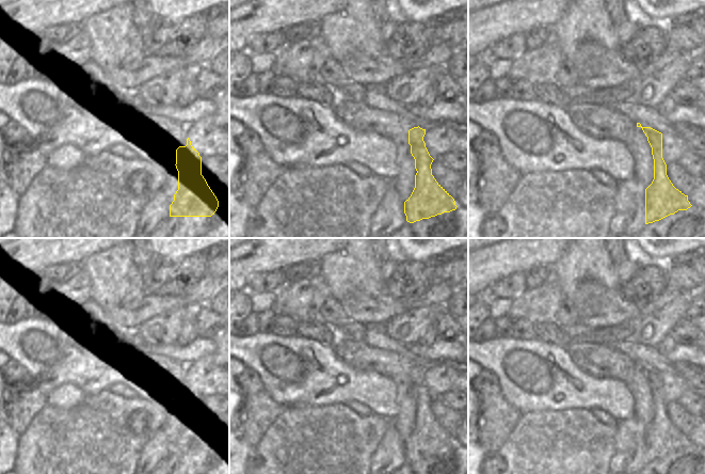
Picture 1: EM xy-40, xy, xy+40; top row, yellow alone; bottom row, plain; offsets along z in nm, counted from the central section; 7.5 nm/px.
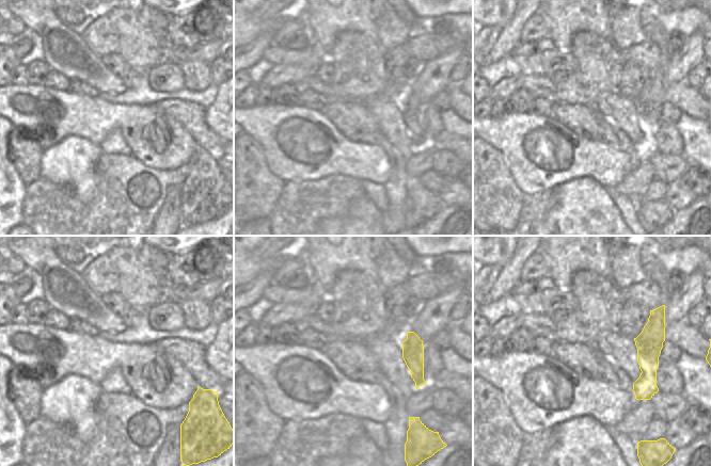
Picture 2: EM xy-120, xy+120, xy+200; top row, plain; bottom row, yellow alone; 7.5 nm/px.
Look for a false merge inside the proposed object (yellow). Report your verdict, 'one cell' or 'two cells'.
two cells

